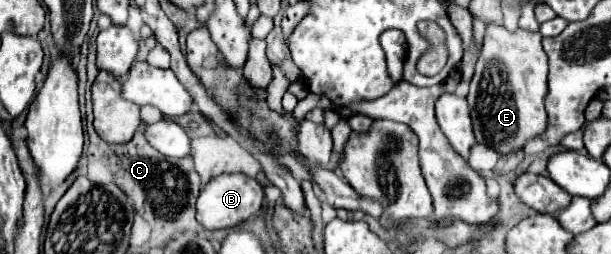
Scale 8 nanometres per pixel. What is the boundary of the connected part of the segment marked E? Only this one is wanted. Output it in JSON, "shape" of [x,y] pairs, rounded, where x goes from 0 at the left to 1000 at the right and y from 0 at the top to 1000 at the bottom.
{"shape":[[[799,98],[789,217],[779,248],[766,366],[779,555],[815,594],[818,610],[835,610],[858,587],[867,547],[887,539],[897,492],[897,445],[890,429],[897,366],[894,295],[897,256],[884,130],[858,114],[835,130],[825,106]]]}

